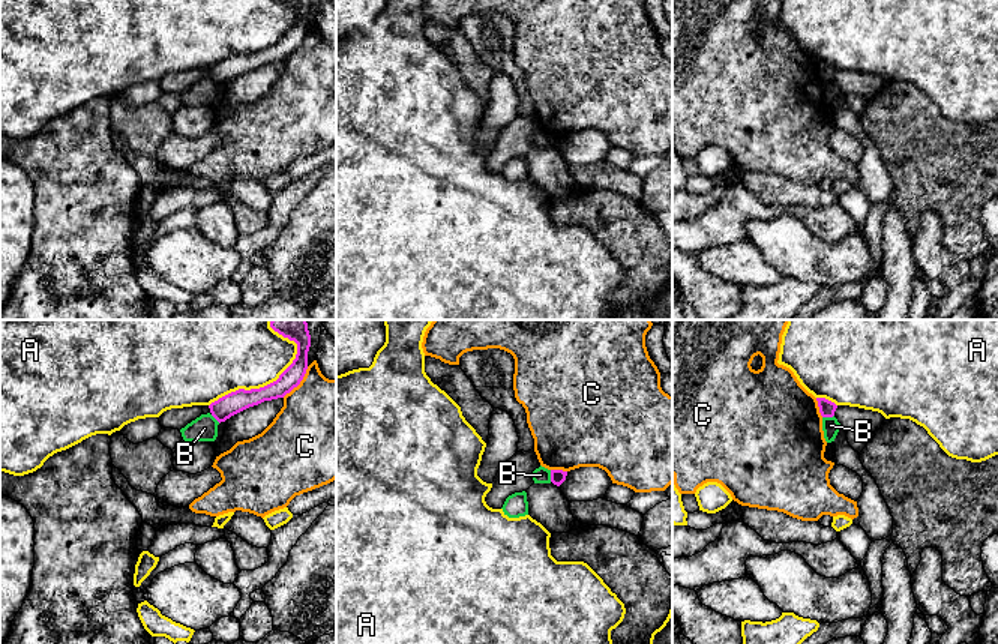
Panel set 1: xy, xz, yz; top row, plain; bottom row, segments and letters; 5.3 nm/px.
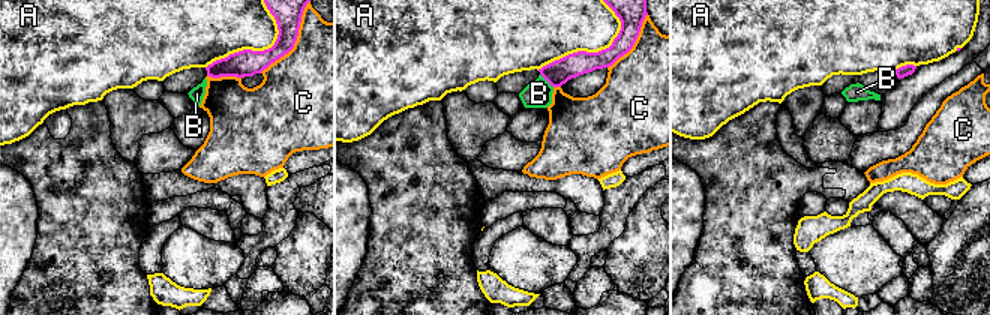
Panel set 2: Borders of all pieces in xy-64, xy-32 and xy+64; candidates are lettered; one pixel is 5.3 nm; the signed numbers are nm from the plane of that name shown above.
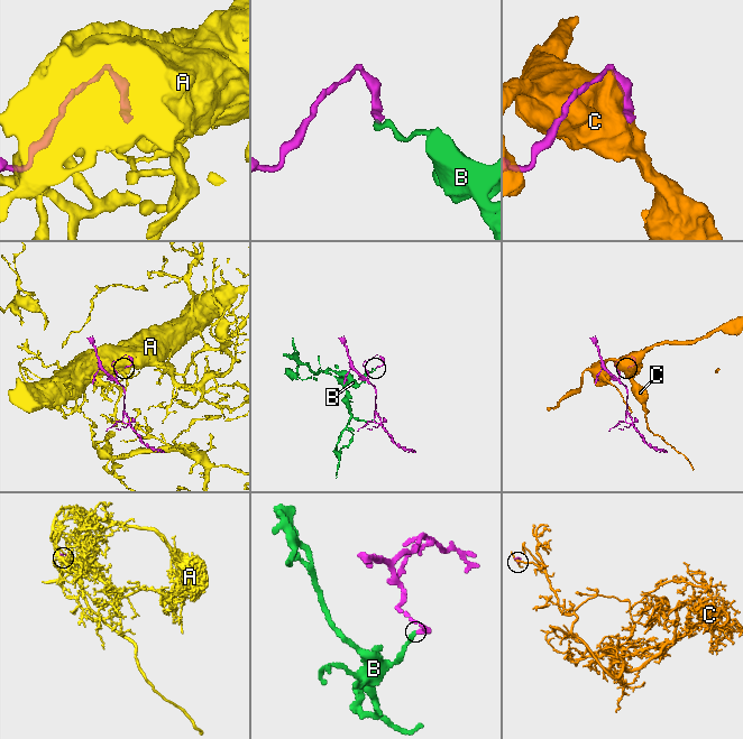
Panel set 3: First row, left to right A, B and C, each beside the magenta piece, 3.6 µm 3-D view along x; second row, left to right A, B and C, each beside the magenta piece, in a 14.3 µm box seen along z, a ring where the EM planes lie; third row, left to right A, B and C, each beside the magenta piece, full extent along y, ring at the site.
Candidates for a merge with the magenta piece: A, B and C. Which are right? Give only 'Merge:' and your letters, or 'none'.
Merge: none

